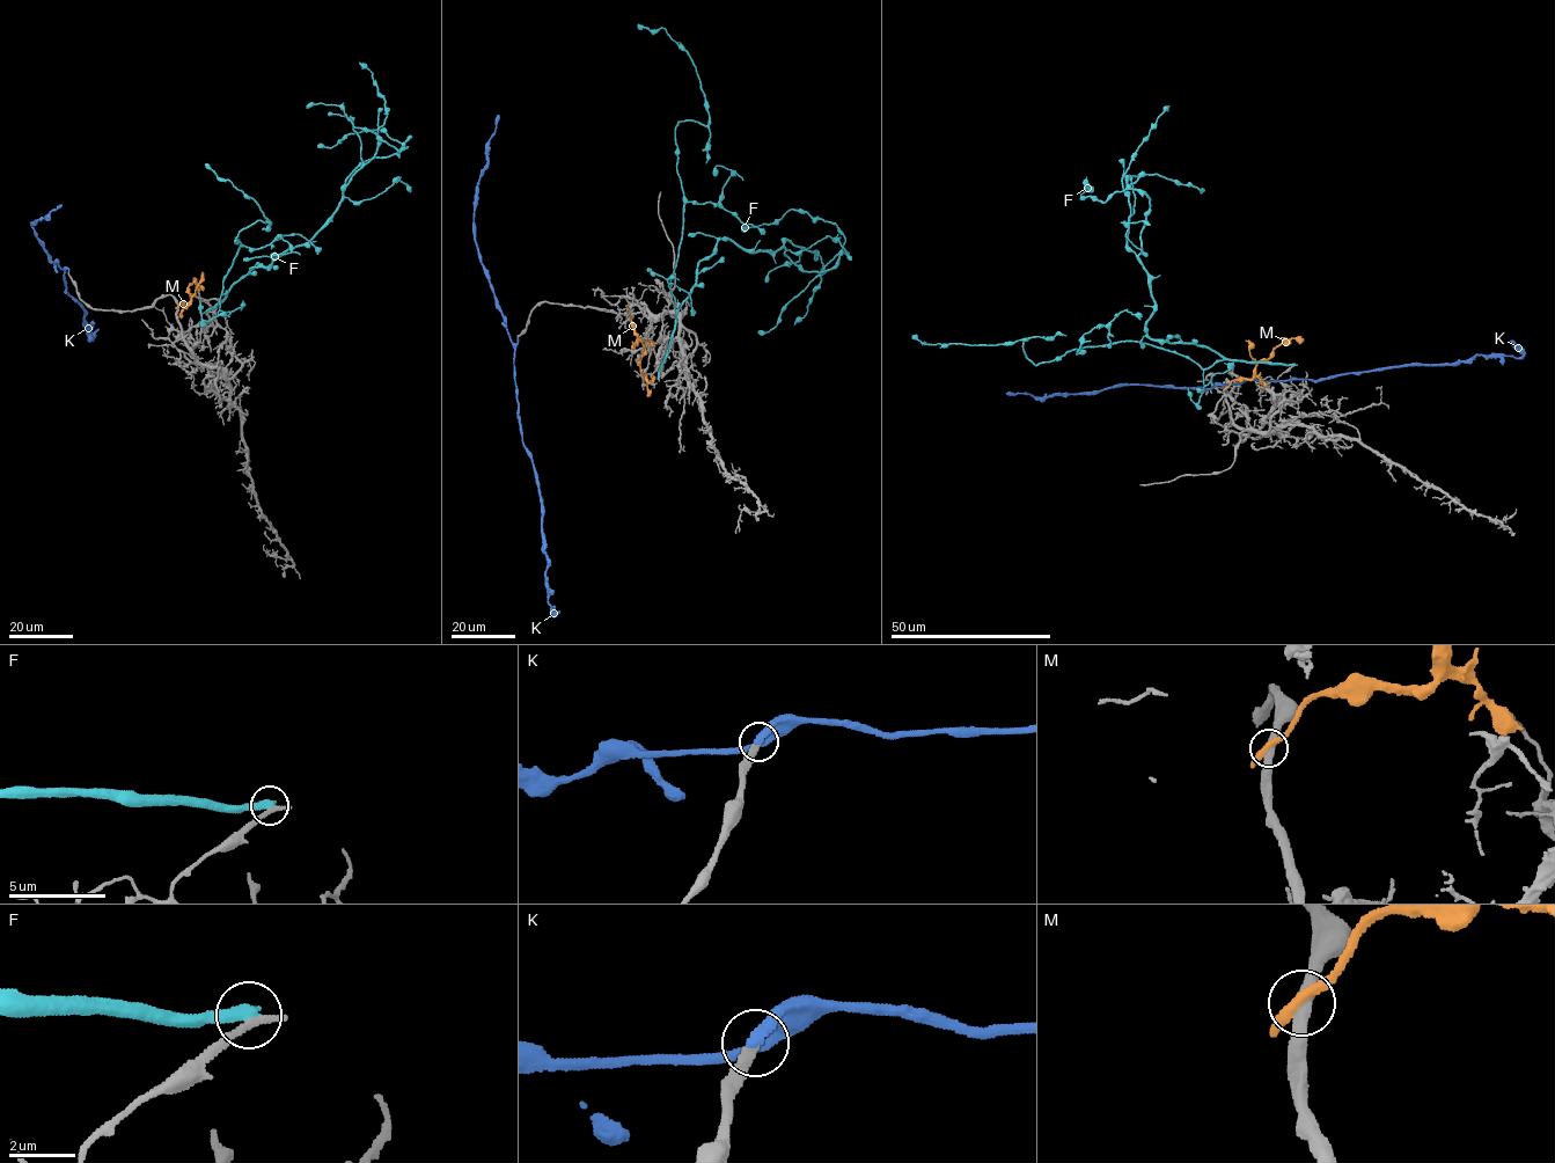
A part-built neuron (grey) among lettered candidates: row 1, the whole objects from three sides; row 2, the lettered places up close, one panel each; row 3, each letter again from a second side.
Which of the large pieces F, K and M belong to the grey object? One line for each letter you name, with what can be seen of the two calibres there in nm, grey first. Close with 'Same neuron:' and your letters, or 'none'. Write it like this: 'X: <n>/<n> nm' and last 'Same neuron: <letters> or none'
K: 280/280 nm
Same neuron: K

